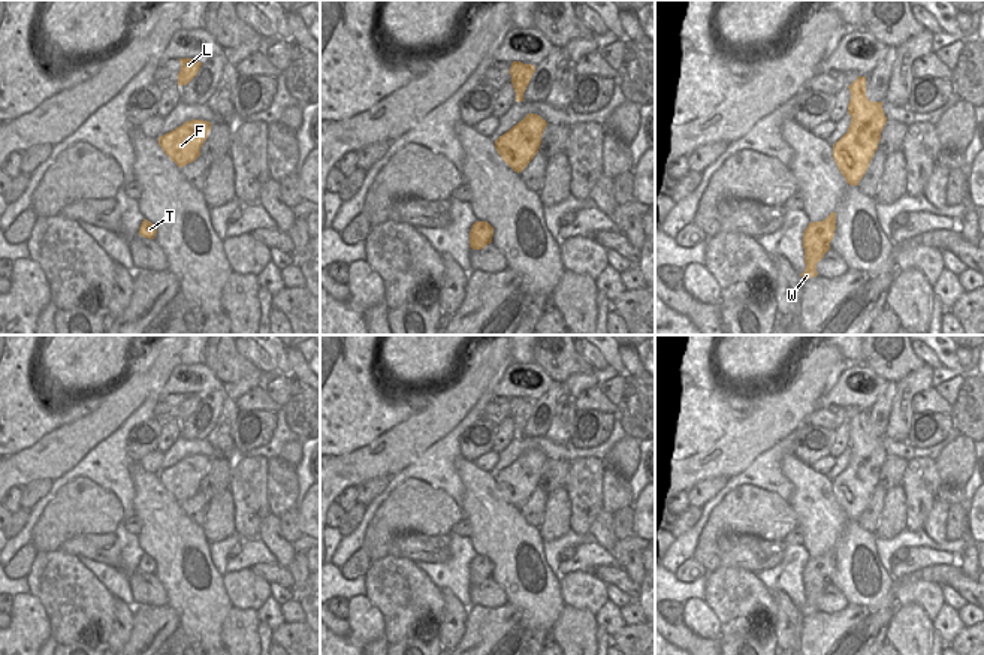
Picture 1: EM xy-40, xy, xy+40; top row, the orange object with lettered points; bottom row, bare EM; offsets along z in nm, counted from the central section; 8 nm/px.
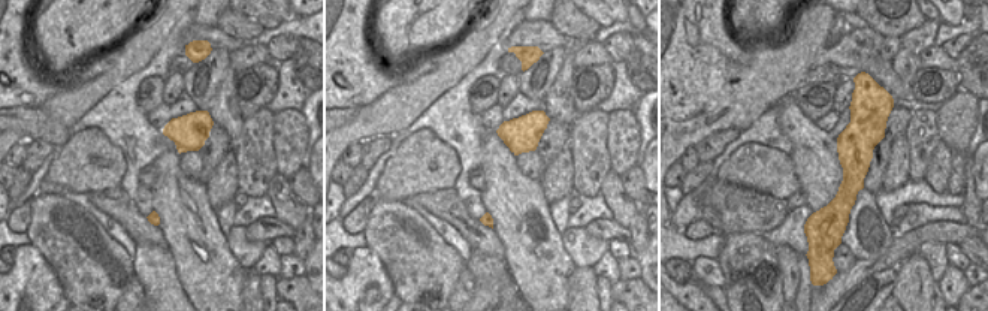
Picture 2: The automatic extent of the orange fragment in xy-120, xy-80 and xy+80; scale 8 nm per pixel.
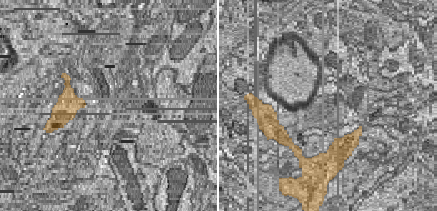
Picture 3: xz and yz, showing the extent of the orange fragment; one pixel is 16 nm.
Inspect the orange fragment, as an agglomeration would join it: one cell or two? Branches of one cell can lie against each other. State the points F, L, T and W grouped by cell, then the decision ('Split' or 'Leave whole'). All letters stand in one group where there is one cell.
Groups: F L T W. Leave whole.

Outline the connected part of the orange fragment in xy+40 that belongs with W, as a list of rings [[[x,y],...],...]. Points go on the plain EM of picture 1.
[[[831,547],[822,556],[809,558],[803,568],[803,583],[805,583],[805,607],[800,609],[805,615],[817,612],[817,598],[830,585],[830,577],[836,565],[836,547]]]

